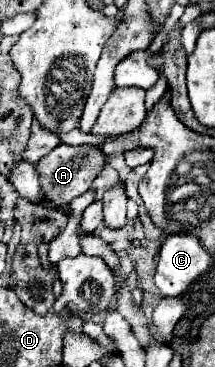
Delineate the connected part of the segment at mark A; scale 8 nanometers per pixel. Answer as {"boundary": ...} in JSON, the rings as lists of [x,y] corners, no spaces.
{"boundary":[[[61,143],[49,155],[45,155],[37,163],[37,167],[39,167],[39,173],[43,175],[43,191],[47,191],[47,199],[51,199],[53,207],[61,207],[61,205],[71,203],[73,197],[85,193],[91,187],[95,177],[105,167],[105,155],[101,147],[95,147],[95,145],[73,147],[73,145]]]}

